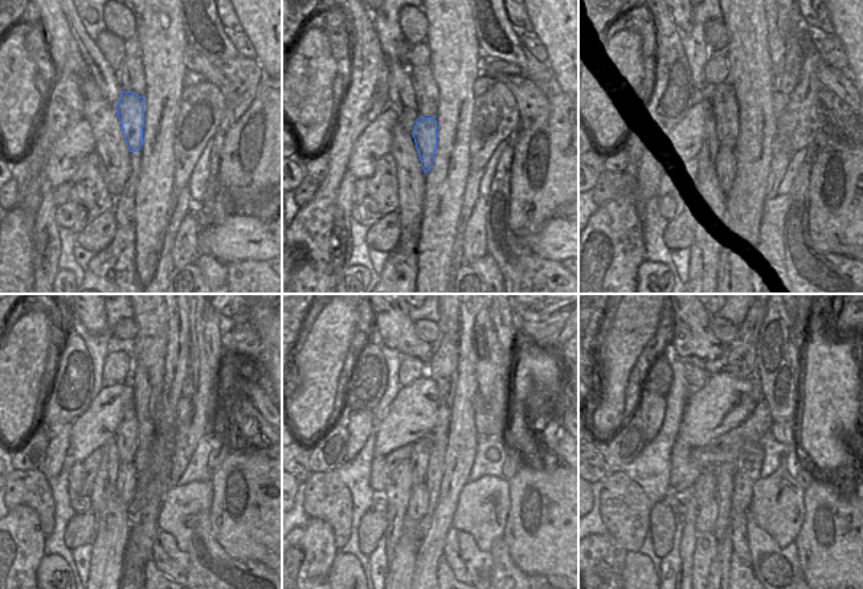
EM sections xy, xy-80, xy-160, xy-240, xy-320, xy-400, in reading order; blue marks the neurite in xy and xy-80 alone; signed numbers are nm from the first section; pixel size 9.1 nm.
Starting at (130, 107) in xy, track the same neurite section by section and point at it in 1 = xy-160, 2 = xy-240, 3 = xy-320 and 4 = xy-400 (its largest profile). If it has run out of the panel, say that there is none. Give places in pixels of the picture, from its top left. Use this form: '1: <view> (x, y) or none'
1: xy-160 (724, 166)
2: xy-240 (127, 475)
3: xy-320 (418, 500)
4: xy-400 (706, 522)

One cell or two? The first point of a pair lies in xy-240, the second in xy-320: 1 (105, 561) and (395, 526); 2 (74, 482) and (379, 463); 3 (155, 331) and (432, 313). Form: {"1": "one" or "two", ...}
{"1": "two", "2": "one", "3": "two"}

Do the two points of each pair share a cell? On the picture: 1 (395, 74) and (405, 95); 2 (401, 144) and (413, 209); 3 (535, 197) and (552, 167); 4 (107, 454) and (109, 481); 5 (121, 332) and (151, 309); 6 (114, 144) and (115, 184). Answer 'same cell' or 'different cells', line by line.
1: same cell
2: same cell
3: same cell
4: same cell
5: different cells
6: same cell

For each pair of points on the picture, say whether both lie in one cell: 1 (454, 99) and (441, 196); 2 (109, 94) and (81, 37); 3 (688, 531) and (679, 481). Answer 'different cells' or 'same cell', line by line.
1: same cell
2: same cell
3: different cells

